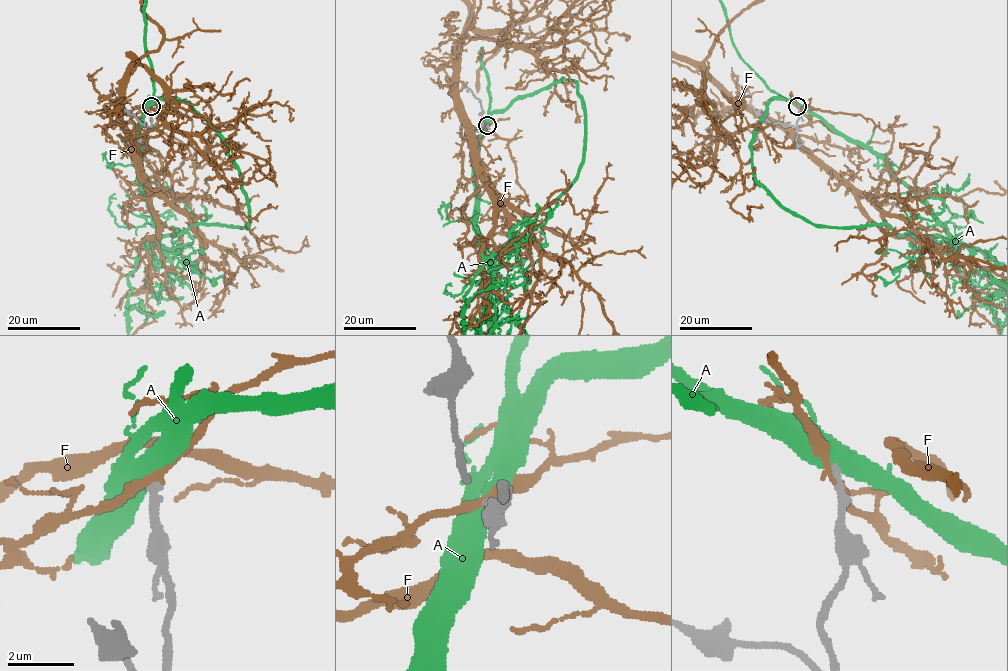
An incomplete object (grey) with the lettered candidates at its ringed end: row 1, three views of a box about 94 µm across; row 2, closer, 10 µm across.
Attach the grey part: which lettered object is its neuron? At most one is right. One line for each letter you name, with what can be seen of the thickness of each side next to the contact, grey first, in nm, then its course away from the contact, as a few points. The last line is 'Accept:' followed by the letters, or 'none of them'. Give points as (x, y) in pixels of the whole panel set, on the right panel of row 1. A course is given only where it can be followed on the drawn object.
Accept: none of them

